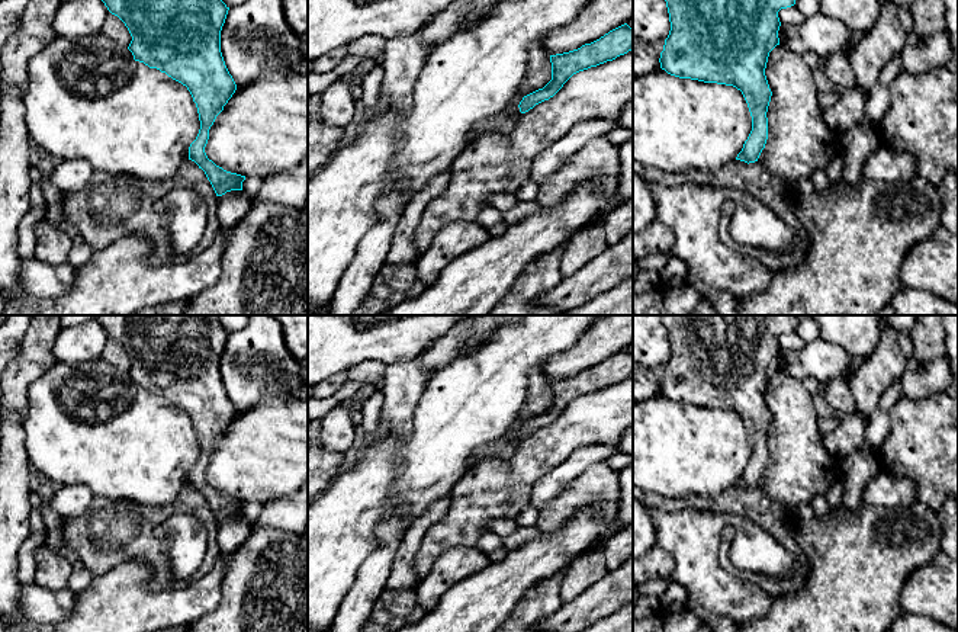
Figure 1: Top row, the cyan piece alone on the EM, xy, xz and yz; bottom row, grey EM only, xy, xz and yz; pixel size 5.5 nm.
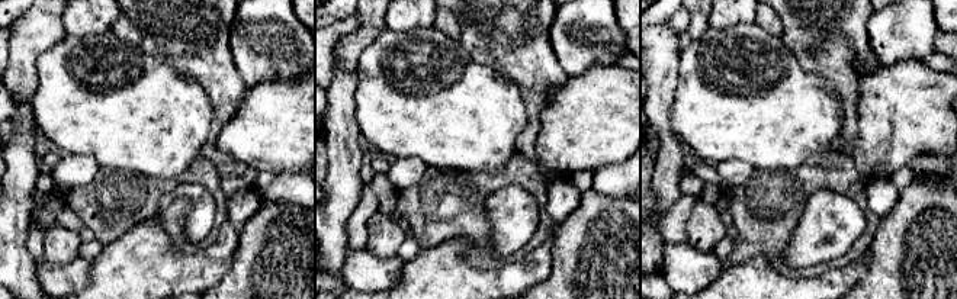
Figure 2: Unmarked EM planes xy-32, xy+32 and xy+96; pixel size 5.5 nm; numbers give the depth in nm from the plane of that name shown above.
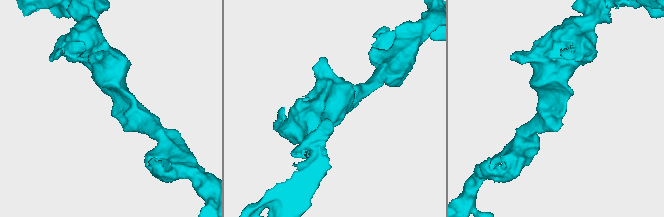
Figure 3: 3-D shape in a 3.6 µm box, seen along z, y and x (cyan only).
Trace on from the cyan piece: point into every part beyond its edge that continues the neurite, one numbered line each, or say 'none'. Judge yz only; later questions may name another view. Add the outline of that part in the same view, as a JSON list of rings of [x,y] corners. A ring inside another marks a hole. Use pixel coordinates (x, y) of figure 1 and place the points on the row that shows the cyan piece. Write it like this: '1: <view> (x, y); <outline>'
none

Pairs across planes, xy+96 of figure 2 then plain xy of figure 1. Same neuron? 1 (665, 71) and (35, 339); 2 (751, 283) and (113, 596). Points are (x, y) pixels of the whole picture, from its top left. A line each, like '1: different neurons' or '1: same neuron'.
1: different neurons
2: same neuron

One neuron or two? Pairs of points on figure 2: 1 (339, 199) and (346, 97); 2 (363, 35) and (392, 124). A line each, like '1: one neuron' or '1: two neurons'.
1: one neuron
2: two neurons

